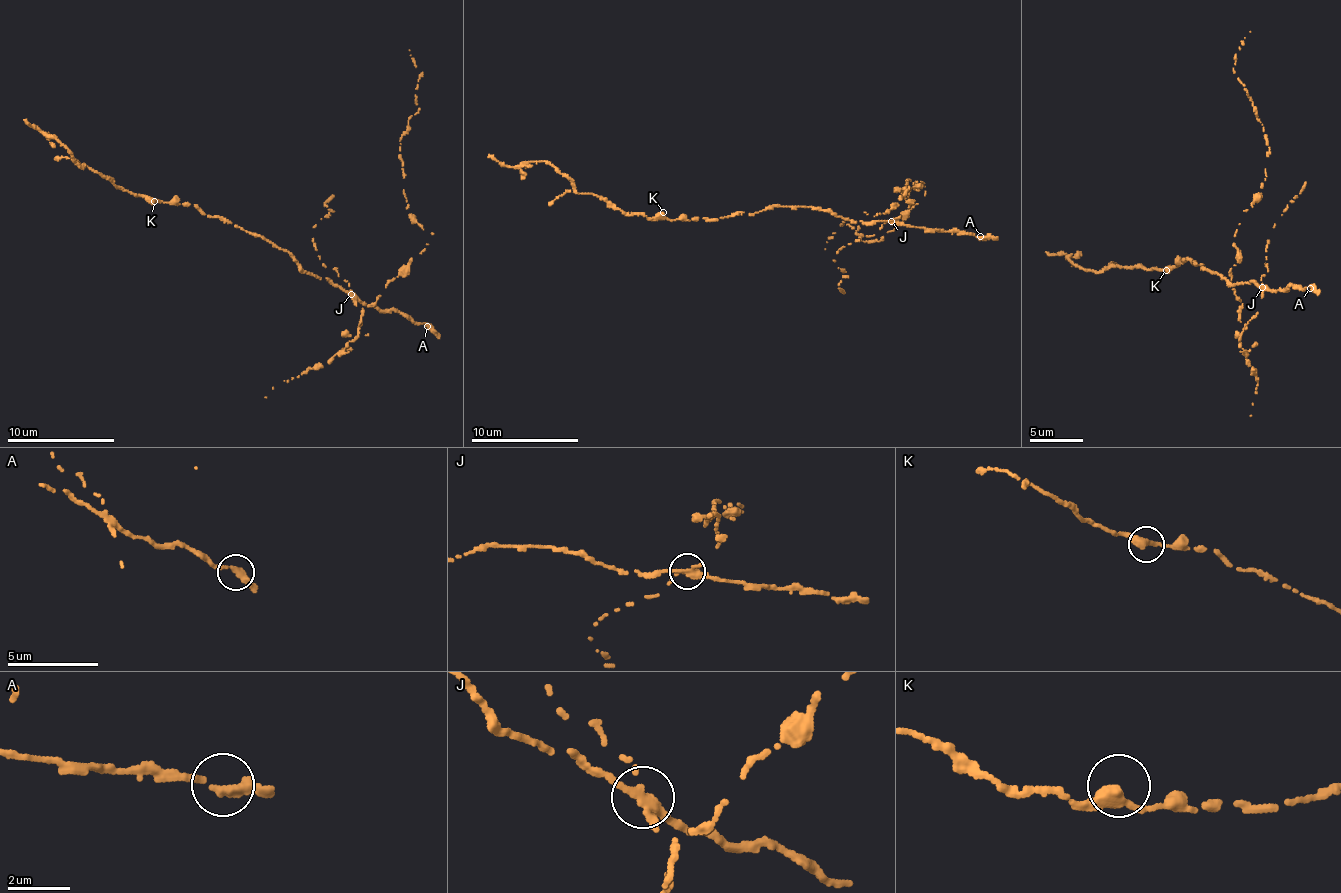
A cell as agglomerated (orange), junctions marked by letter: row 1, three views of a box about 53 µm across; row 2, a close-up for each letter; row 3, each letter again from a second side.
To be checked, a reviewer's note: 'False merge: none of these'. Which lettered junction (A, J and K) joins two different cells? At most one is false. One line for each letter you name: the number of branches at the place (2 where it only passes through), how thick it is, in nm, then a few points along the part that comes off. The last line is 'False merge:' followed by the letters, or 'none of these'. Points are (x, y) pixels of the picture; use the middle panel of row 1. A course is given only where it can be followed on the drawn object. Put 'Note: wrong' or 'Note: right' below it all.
J: 2 branches meet; 340 nm thick; foreign part runs (891, 220), (909, 206), (906, 181), (925, 186), (875, 242), (844, 221), (824, 249)
False merge: J
Note: wrong

